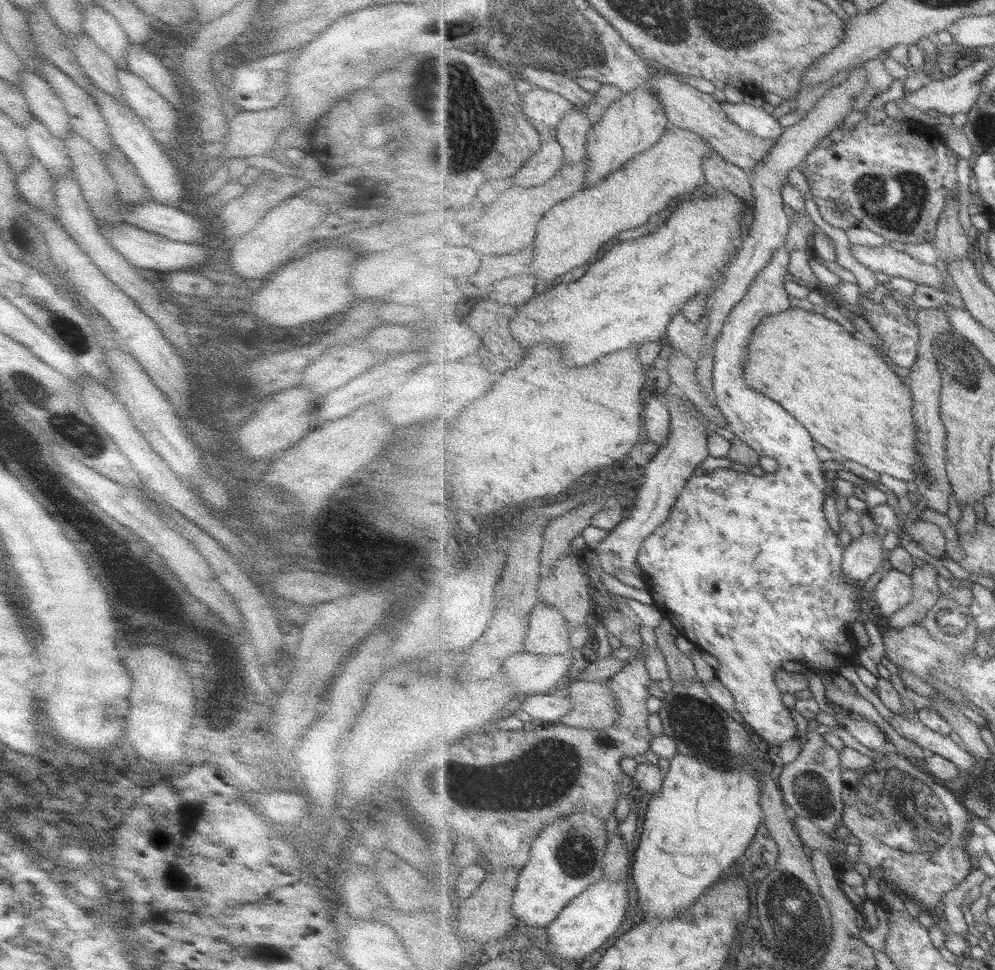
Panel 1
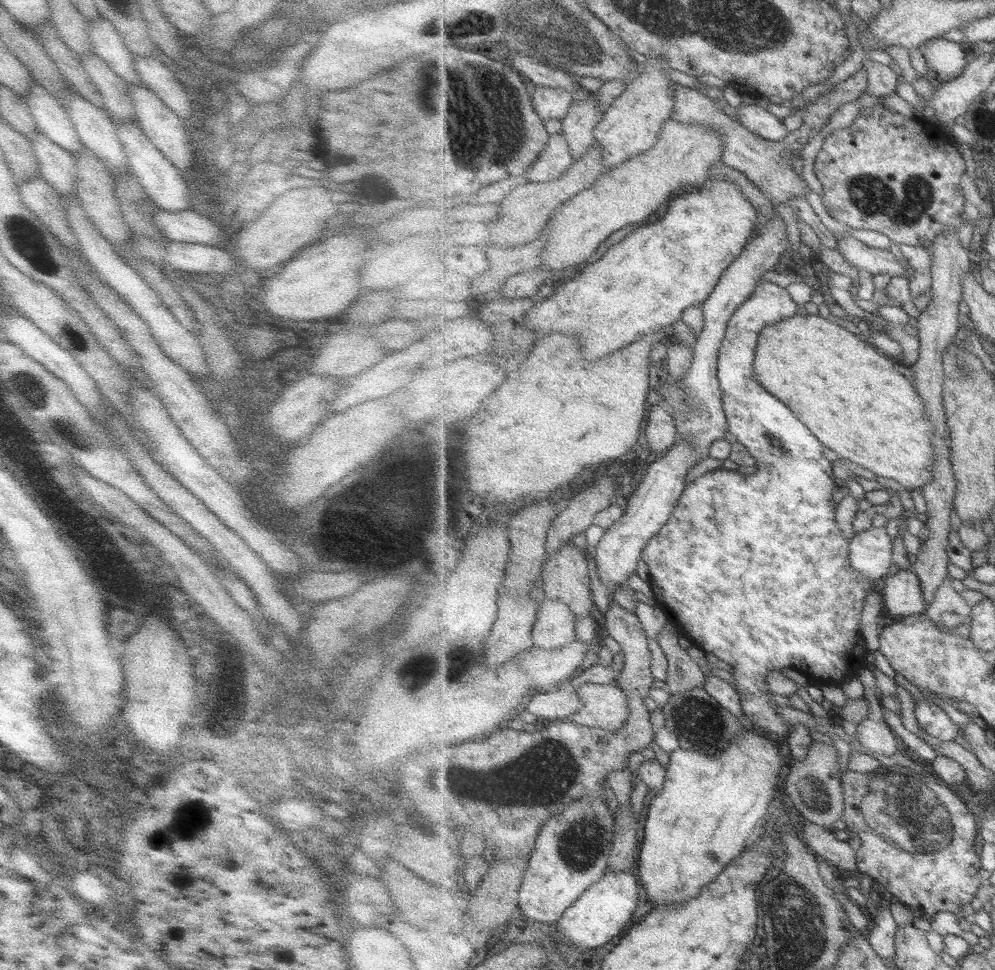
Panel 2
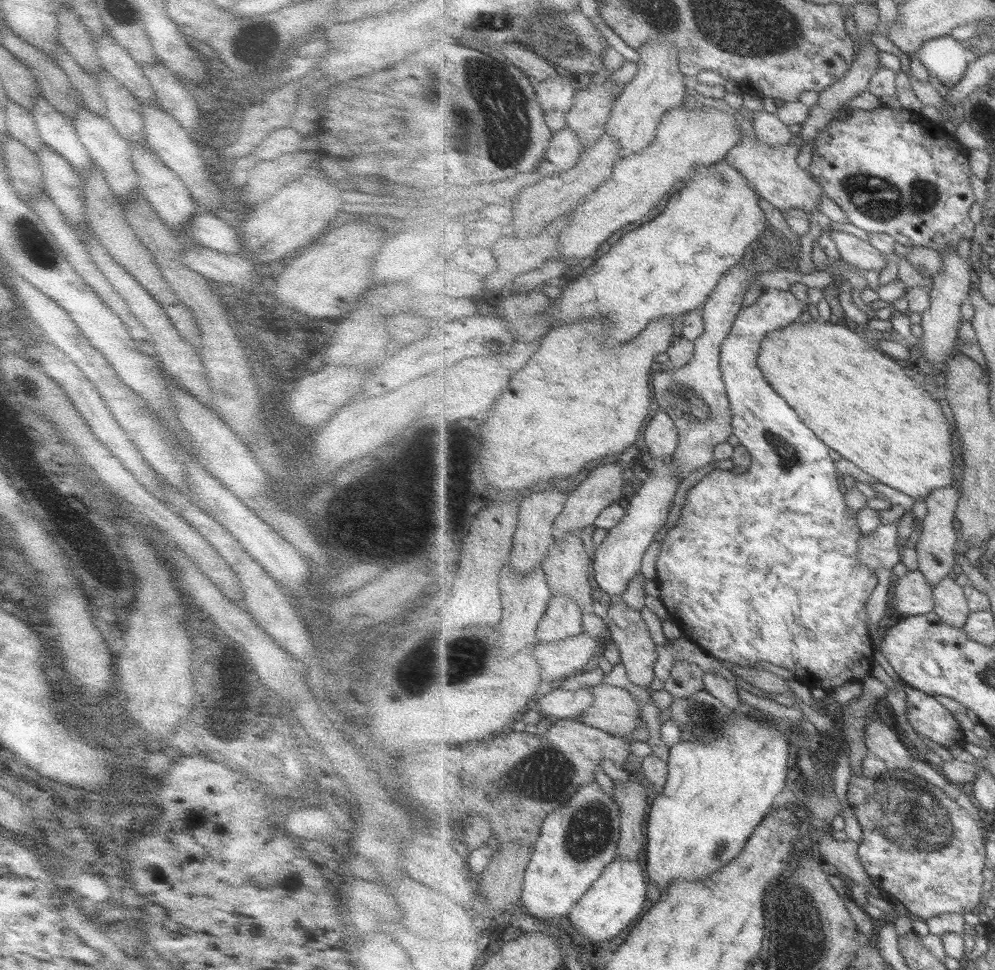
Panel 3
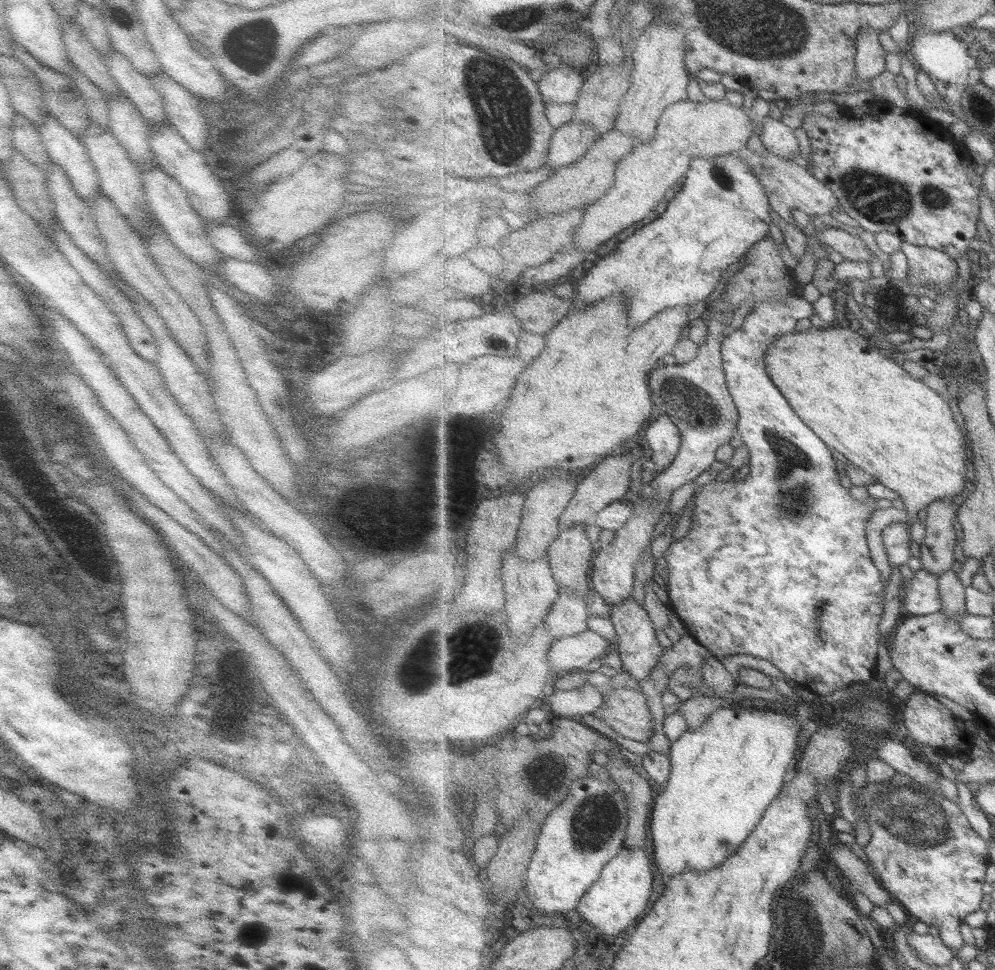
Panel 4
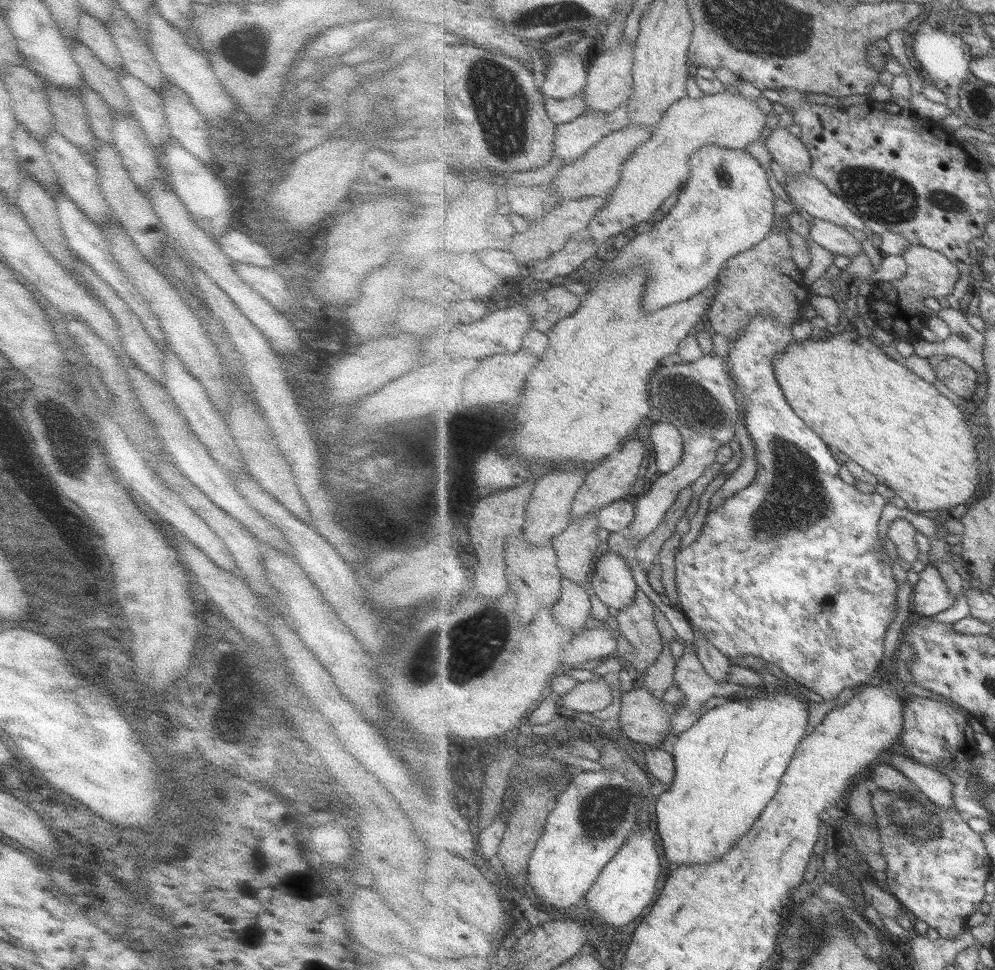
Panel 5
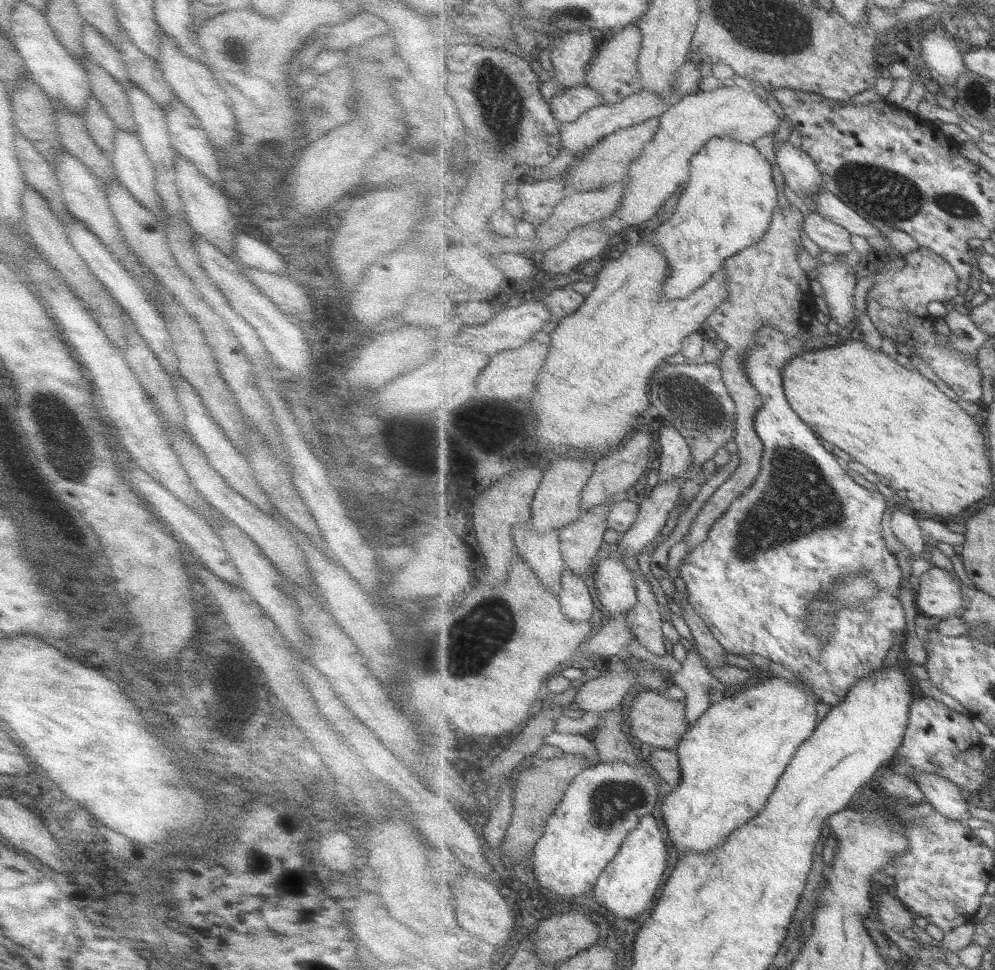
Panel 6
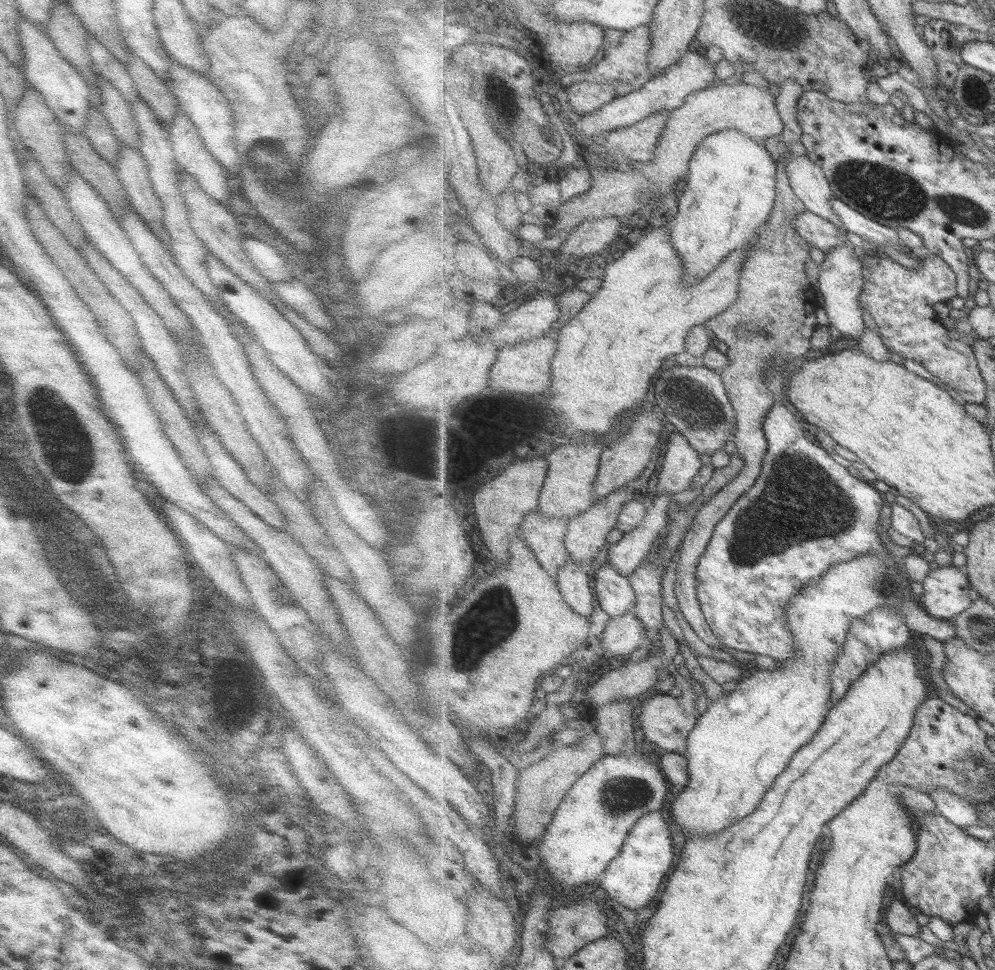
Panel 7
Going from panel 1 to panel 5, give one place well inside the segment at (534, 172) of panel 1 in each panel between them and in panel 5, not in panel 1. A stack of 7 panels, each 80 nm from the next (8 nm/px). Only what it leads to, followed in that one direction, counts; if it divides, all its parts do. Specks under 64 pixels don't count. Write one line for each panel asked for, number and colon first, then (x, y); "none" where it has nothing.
2: (556, 158)
3: (566, 148)
4: (570, 142)
5: (573, 139)

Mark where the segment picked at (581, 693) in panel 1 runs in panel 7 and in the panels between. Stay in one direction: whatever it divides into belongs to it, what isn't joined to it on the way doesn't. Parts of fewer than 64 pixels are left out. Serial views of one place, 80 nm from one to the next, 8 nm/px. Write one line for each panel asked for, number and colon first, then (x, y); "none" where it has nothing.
2: (606, 707)
3: (615, 710)
4: (626, 711)
5: (643, 719)
6: (661, 722)
7: (667, 721)

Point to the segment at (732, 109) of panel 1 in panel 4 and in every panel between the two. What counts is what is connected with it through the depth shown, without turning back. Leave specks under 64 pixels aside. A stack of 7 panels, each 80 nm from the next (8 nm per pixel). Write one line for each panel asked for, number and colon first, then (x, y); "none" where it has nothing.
2: (754, 117)
3: (768, 128)
4: (779, 139)

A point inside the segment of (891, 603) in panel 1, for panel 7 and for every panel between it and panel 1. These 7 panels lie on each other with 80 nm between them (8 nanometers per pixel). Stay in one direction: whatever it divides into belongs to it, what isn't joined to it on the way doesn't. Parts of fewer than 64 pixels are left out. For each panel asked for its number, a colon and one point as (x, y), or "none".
2: (902, 594)
3: (912, 596)
4: (920, 596)
5: (930, 595)
6: (940, 594)
7: (947, 592)

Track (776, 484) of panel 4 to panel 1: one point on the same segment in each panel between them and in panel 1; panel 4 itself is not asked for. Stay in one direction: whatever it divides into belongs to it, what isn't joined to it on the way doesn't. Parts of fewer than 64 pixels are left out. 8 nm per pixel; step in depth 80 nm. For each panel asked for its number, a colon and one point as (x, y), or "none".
1: (747, 567)
2: (754, 570)
3: (764, 566)

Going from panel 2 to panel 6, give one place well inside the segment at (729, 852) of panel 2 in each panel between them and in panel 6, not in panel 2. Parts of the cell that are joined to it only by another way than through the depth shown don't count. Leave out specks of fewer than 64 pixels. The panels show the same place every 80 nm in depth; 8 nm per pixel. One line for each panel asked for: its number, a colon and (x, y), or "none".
3: (718, 791)
4: (724, 775)
5: (729, 765)
6: (732, 758)

